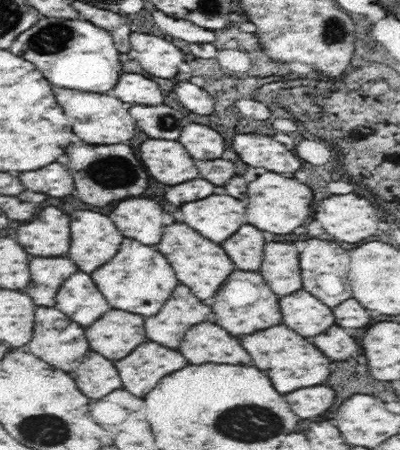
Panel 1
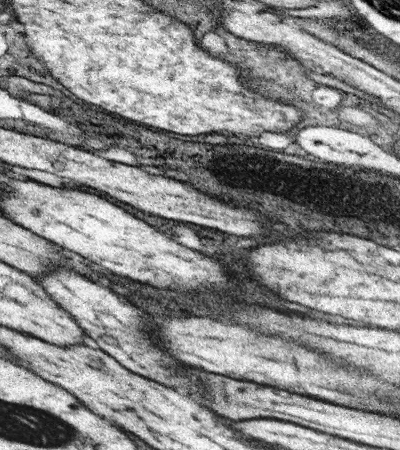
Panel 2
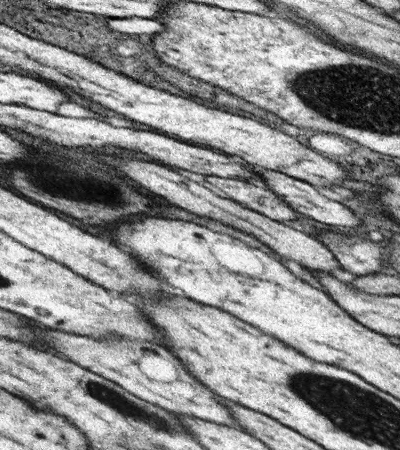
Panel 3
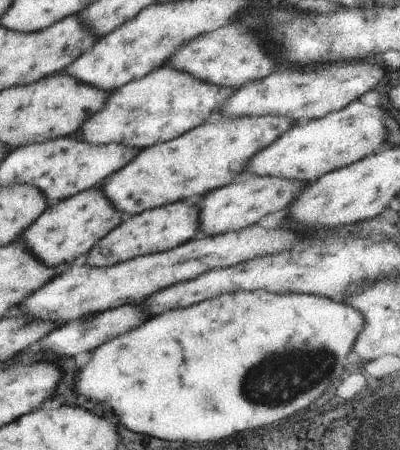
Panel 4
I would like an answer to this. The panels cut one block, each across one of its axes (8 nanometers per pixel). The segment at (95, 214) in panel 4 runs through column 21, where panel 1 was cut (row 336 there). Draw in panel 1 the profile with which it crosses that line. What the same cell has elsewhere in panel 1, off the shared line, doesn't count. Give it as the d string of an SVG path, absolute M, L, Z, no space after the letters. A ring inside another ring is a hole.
M234 270L218 294L214 296L214 302L210 300L212 308L212 320L224 328L230 336L244 338L260 330L268 330L272 326L284 324L282 310L280 310L280 296L274 294L274 290L268 286L268 282L258 272L246 272L246 270Z

